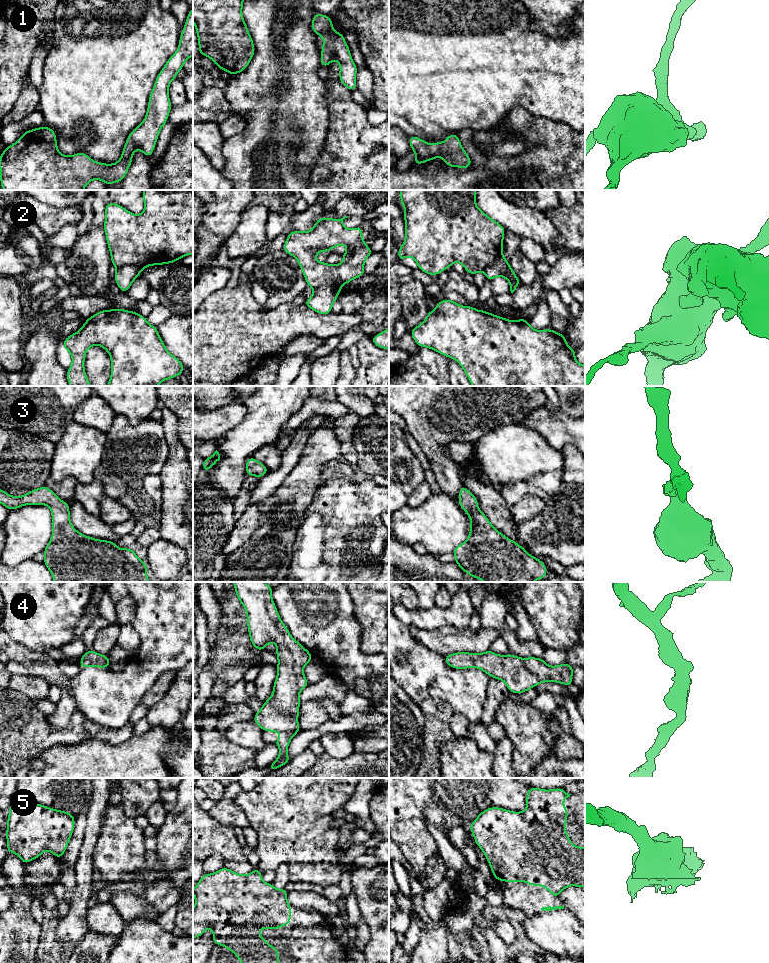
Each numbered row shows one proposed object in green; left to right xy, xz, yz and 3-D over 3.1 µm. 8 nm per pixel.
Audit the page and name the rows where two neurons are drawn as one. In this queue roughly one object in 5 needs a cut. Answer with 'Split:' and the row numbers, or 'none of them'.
Split: 2

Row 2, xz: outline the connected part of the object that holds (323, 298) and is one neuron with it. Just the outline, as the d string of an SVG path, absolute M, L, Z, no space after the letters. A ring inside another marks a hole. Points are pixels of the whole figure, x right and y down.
M321 286L313 290L312 296L303 304L321 315L332 312L332 306L337 300L339 291L331 286Z

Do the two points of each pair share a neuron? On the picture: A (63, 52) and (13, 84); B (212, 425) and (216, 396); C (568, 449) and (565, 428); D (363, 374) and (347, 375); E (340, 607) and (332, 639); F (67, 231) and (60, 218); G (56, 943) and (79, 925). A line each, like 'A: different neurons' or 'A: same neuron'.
A: different neurons
B: different neurons
C: different neurons
D: different neurons
E: same neuron
F: different neurons
G: same neuron

